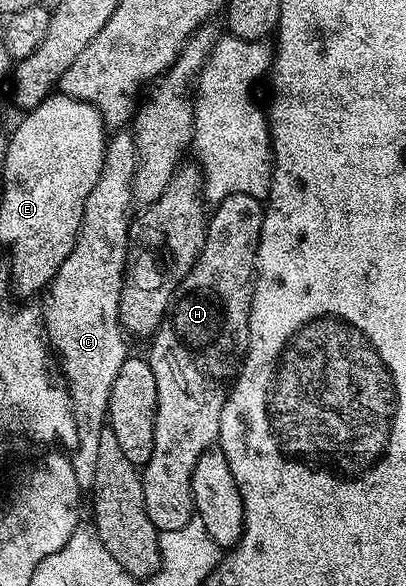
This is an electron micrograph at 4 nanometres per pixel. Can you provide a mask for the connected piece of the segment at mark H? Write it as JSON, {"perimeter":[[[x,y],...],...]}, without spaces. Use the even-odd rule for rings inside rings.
{"perimeter":[[[230,194],[226,199],[219,201],[215,205],[216,213],[211,213],[208,221],[208,237],[204,239],[204,245],[200,251],[200,259],[182,278],[178,290],[172,295],[172,303],[168,306],[168,312],[164,315],[164,320],[160,324],[154,335],[151,337],[152,349],[146,352],[148,365],[154,370],[154,382],[158,385],[158,406],[156,407],[156,417],[154,418],[154,454],[142,466],[142,494],[145,498],[146,514],[149,515],[150,522],[154,524],[159,533],[178,530],[181,526],[186,526],[186,522],[194,519],[194,509],[192,507],[192,475],[194,466],[198,458],[207,448],[213,447],[220,439],[220,423],[222,422],[222,408],[228,401],[228,391],[232,388],[236,379],[236,373],[240,370],[240,365],[244,362],[244,356],[248,353],[248,335],[250,334],[250,302],[252,301],[252,285],[256,283],[256,255],[258,254],[258,242],[260,241],[260,231],[264,221],[265,205],[258,198],[250,194]]]}

